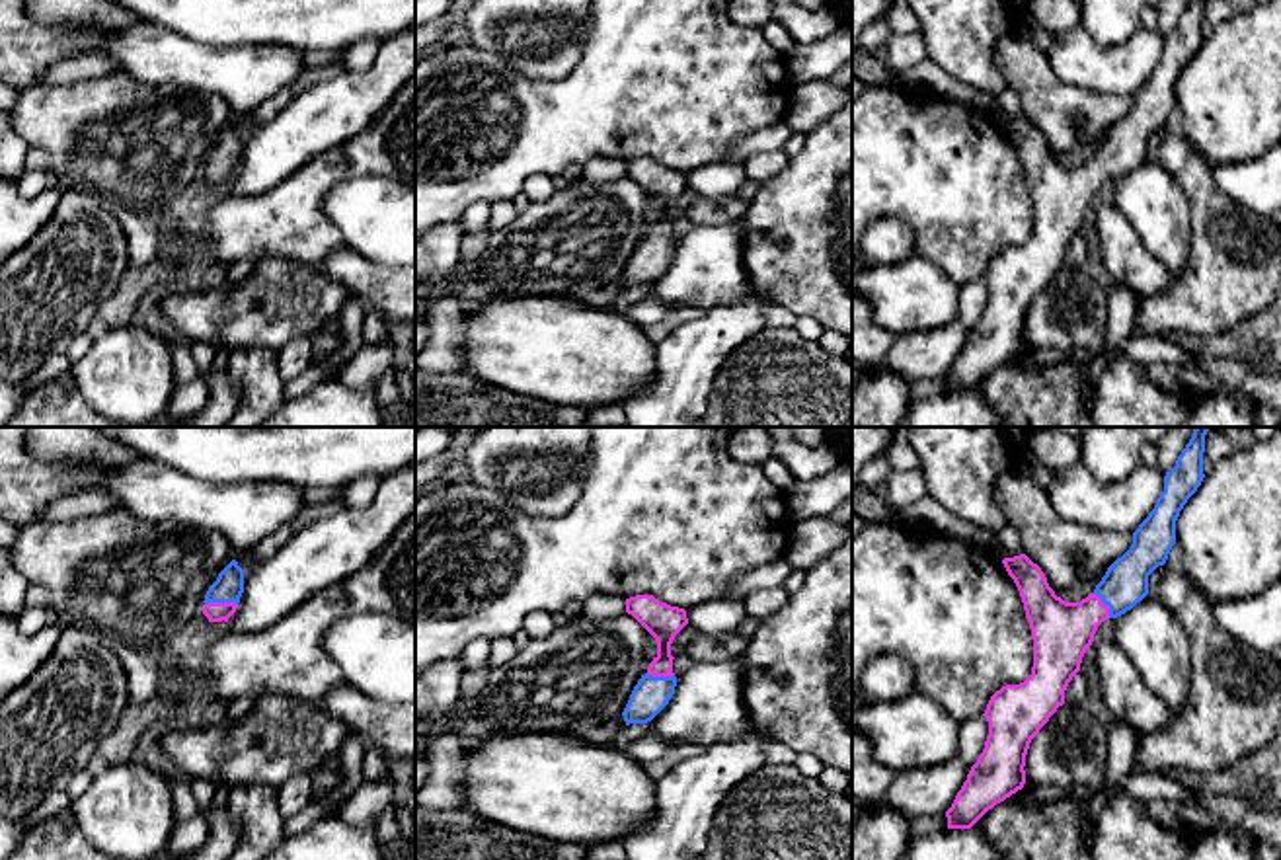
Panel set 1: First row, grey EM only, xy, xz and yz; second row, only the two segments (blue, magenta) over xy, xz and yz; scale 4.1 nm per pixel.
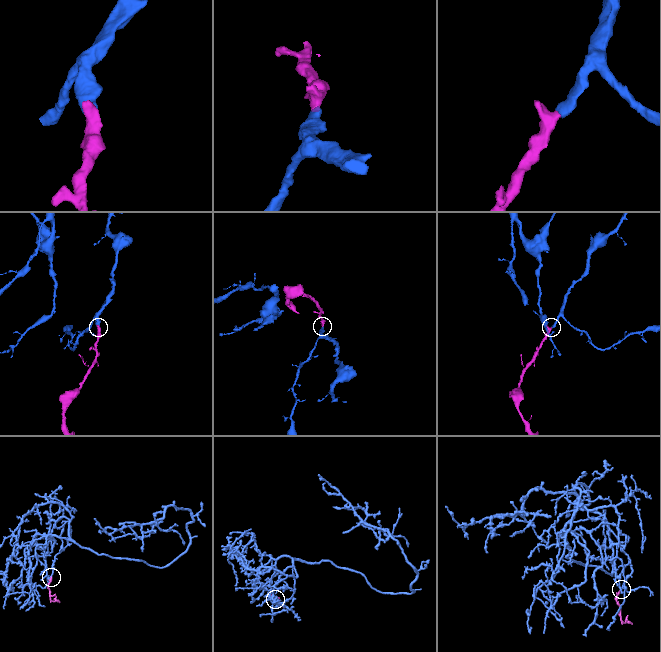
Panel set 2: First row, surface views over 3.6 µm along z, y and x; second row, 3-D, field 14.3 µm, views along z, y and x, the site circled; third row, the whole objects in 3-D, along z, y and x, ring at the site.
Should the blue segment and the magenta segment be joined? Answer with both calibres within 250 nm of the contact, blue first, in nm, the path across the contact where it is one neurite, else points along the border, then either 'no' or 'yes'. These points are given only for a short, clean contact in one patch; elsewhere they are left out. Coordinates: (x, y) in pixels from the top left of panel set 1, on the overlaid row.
120/80 nm | across xy (229, 586), (221, 601), (213, 611) | yes

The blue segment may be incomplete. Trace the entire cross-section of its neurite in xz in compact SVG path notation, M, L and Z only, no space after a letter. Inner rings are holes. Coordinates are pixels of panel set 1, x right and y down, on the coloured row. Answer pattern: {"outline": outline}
{"outline": "M653 595L626 599L632 614L657 642L657 655L634 686L622 712L626 725L651 722L673 698L677 677L673 673L671 644L688 624L686 610L661 603Z"}

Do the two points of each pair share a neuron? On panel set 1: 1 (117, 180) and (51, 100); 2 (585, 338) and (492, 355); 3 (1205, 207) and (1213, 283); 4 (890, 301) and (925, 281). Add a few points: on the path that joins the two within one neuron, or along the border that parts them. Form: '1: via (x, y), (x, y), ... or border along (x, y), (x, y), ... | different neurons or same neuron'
1: via (96, 162), (57, 121) | same neuron
2: via (562, 346), (515, 346) | same neuron
3: via (1213, 227), (1213, 264) | same neuron
4: via (897, 297), (909, 297), (917, 289) | same neuron

